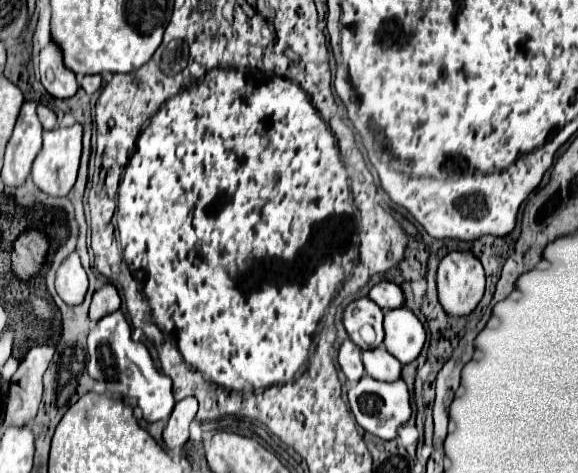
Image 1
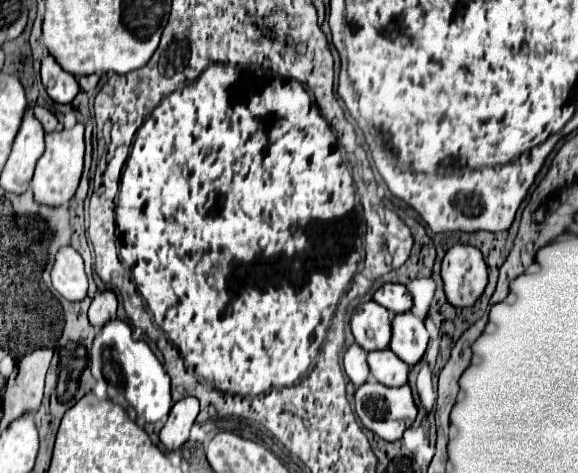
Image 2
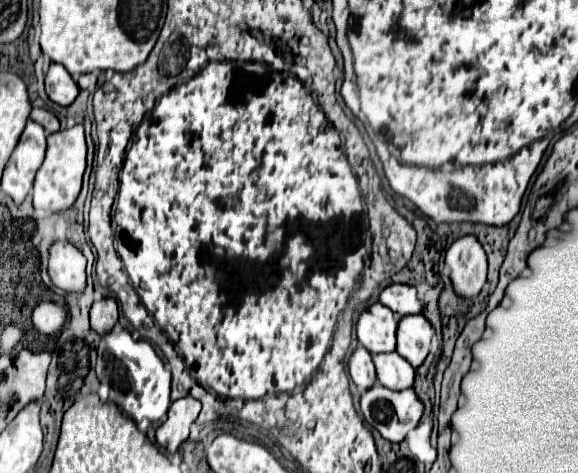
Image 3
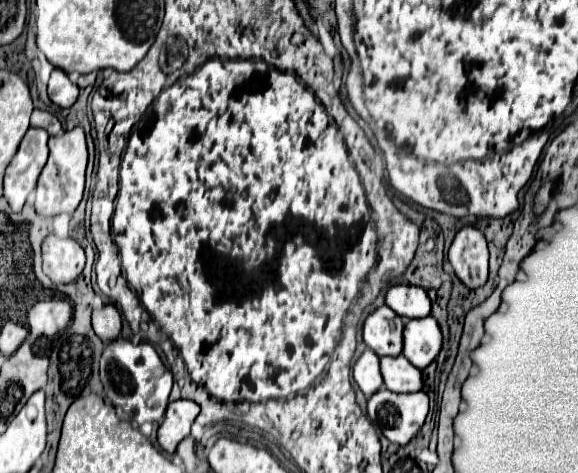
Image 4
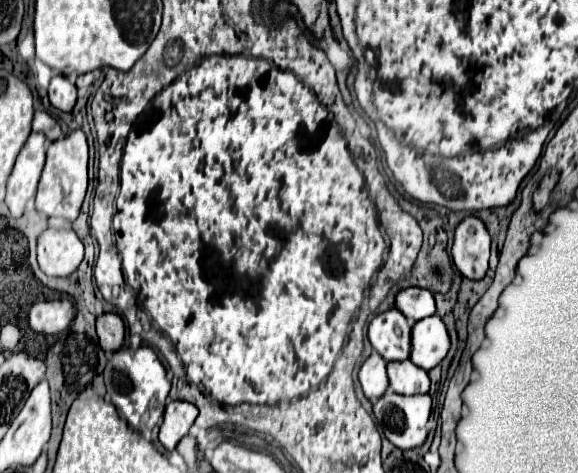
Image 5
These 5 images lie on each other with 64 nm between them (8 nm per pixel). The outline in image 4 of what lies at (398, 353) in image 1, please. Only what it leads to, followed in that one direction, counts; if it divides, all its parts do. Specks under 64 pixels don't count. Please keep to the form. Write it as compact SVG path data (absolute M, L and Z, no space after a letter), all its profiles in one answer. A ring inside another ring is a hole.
M432 316L406 320L402 336L402 356L406 356L410 364L420 370L426 368L442 348L442 334Z

